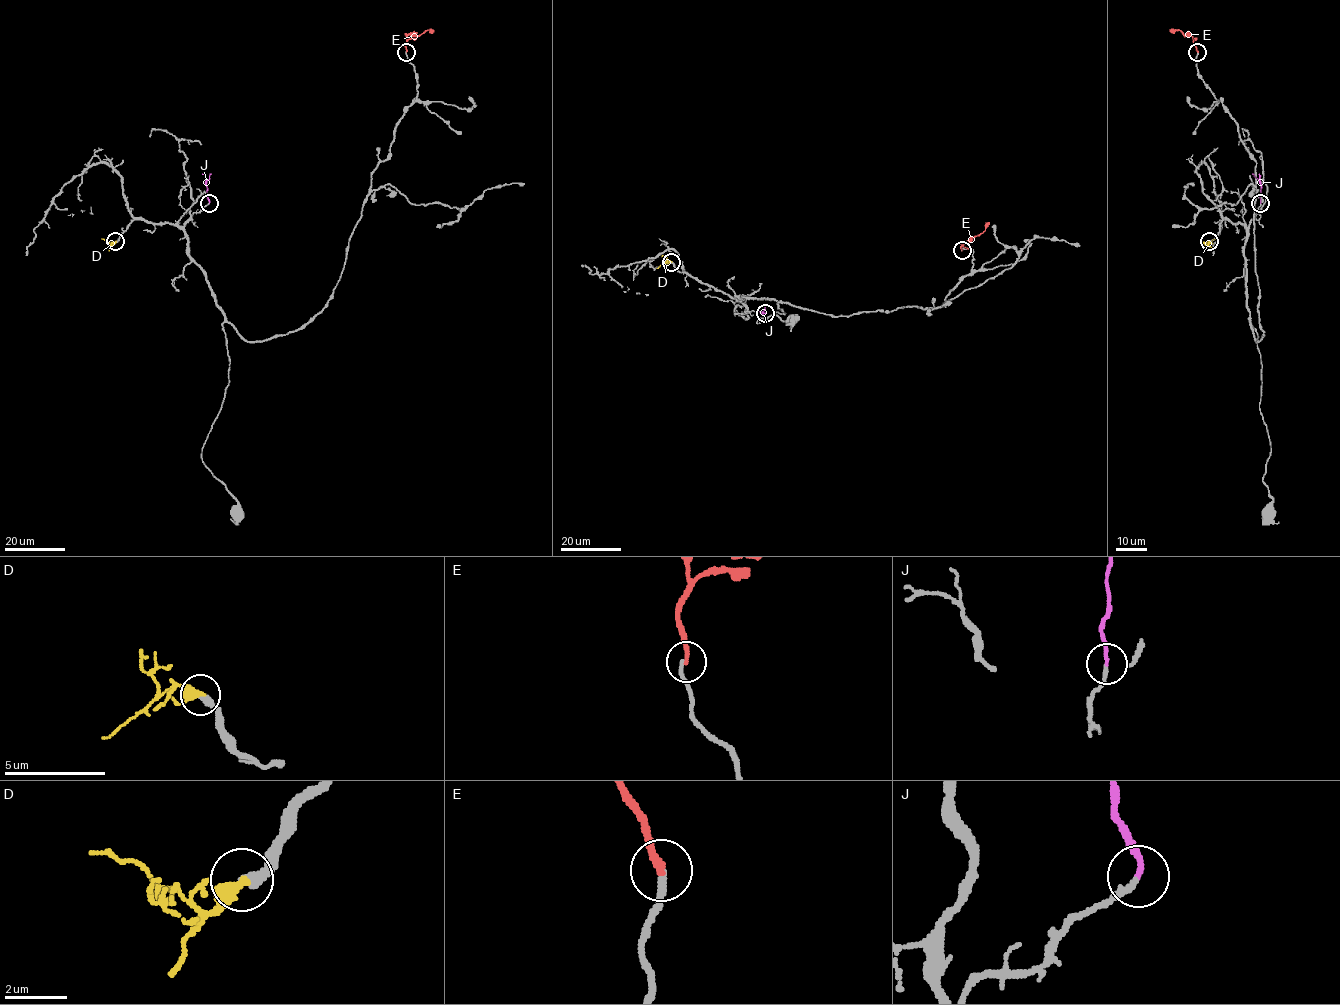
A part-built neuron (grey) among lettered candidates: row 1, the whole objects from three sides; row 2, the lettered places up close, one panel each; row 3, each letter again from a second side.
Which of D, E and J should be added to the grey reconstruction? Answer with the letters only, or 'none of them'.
D, J

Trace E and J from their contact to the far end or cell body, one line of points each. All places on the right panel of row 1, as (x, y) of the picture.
E: (1197, 52), (1191, 34), (1169, 30)
J: (1261, 203), (1261, 182), (1252, 173)

